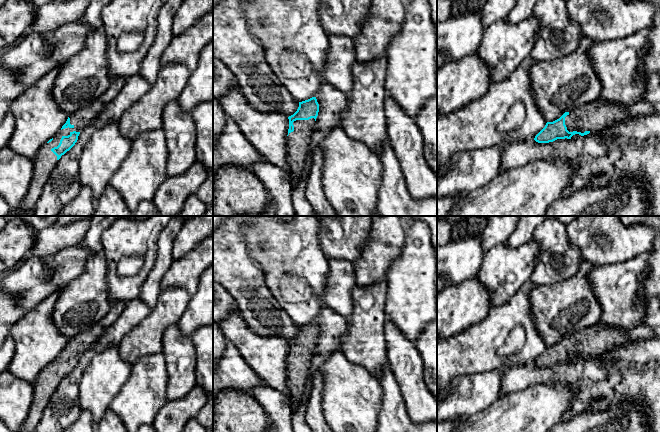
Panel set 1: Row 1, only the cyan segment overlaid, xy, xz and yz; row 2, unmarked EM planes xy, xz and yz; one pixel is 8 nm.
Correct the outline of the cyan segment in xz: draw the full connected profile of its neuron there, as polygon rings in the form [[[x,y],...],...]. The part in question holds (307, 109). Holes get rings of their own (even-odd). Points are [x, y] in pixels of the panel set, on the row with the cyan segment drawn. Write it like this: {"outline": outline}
{"outline": [[[312,97],[299,102],[297,111],[288,117],[287,162],[294,182],[301,178],[318,112],[317,99]]]}

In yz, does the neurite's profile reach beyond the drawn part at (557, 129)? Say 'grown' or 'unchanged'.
grown

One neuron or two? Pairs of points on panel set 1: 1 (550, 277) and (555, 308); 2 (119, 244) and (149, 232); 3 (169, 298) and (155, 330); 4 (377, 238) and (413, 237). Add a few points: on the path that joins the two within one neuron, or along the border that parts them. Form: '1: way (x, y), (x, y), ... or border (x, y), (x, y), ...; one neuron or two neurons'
1: border (573, 275), (553, 284), (536, 287); two neurons
2: way (126, 237), (132, 237), (142, 232); one neuron
3: way (169, 306), (169, 309), (156, 322); one neuron
4: border (406, 233), (404, 247), (396, 259); two neurons

